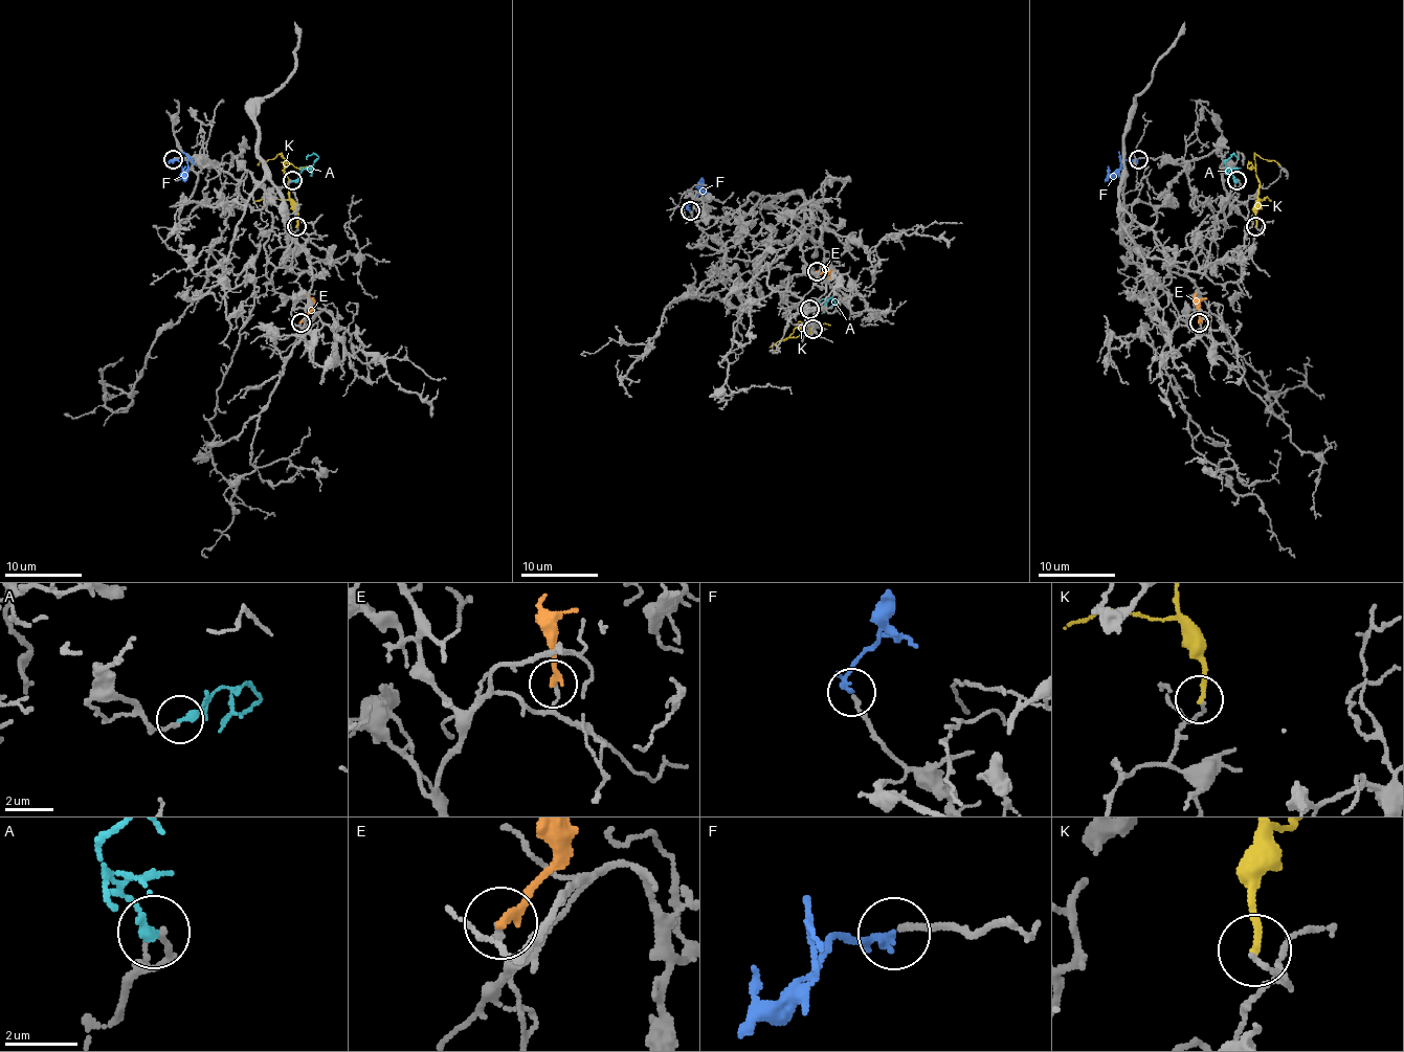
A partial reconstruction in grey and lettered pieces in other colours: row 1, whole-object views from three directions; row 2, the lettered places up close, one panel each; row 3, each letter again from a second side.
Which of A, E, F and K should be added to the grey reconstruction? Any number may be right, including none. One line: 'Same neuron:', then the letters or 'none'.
Same neuron: A, F

